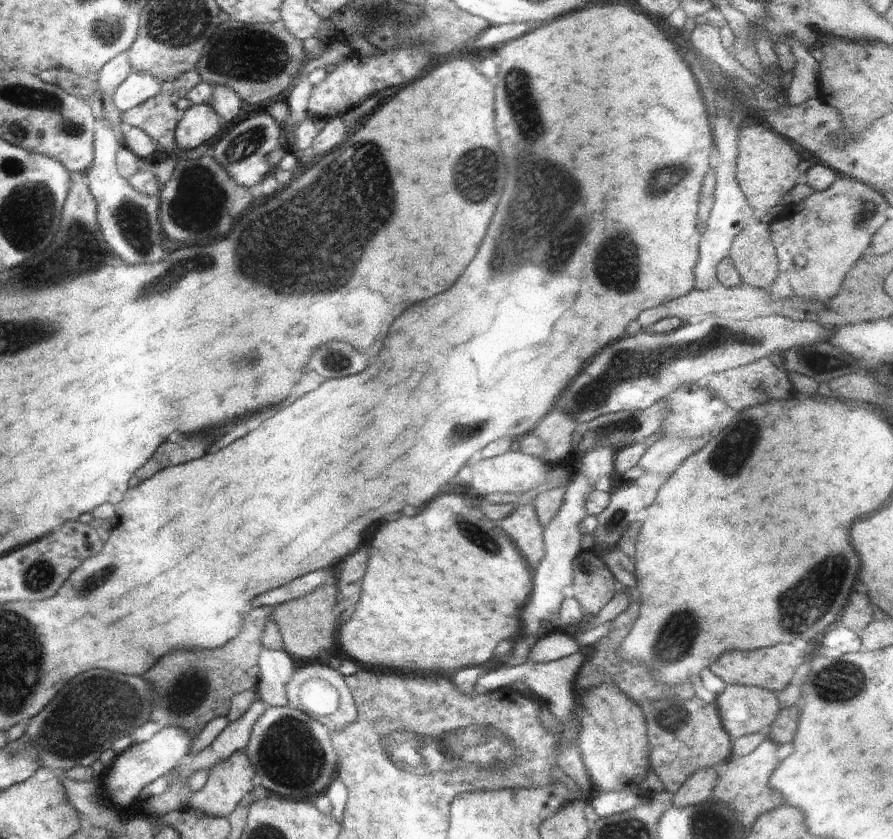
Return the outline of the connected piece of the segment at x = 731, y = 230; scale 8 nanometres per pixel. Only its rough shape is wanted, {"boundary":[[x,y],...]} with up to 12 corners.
{"boundary":[[715,118],[716,202],[700,239],[698,290],[710,288],[744,228],[737,126]]}

